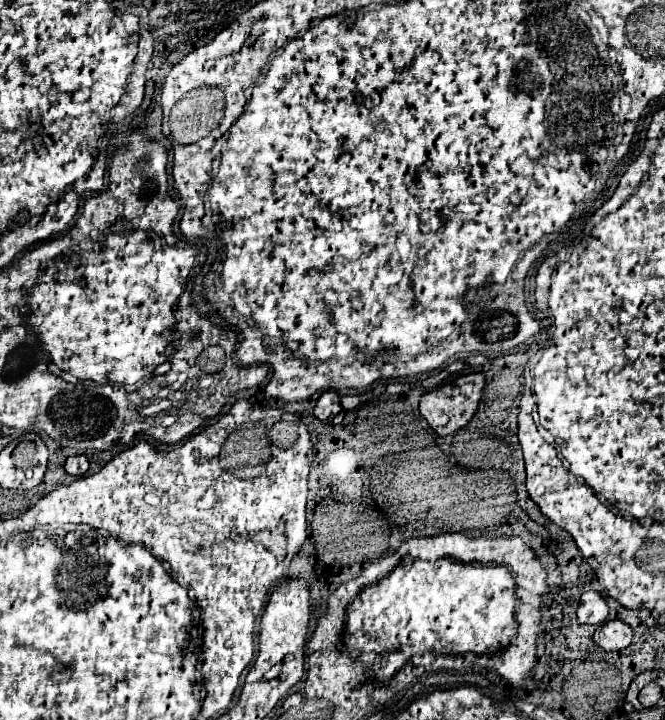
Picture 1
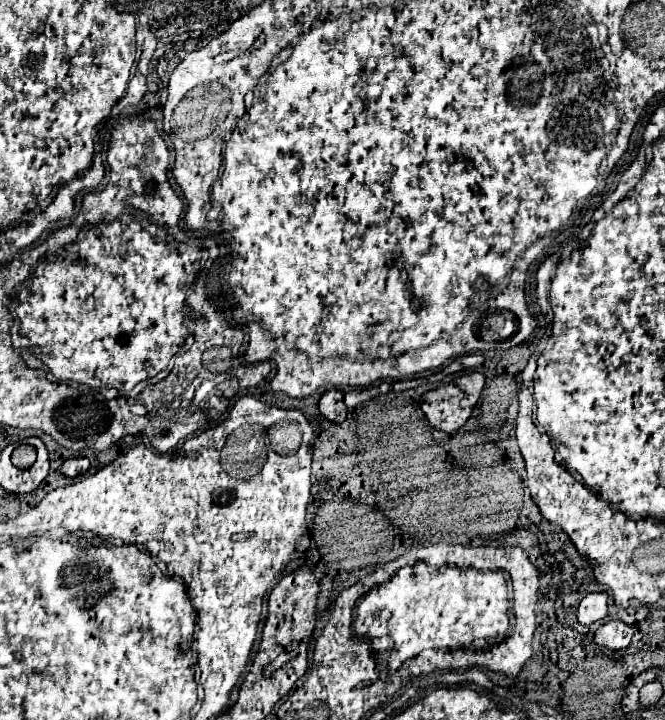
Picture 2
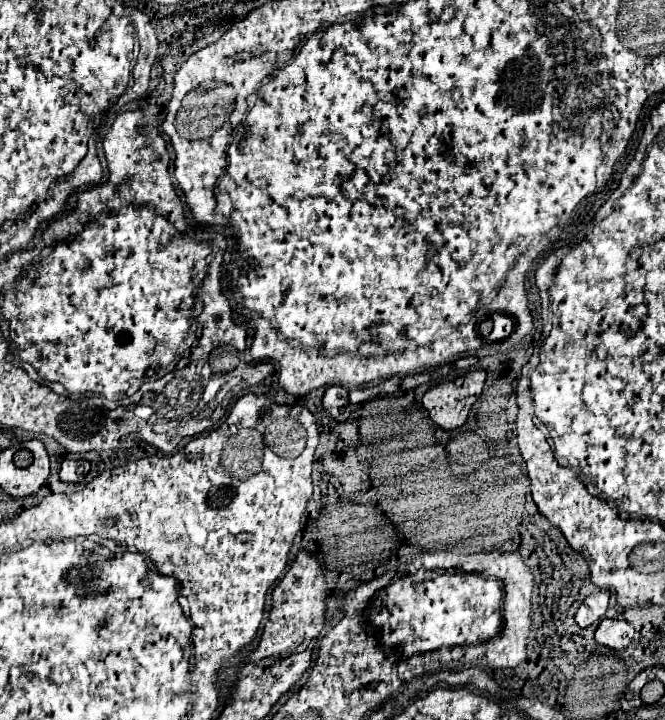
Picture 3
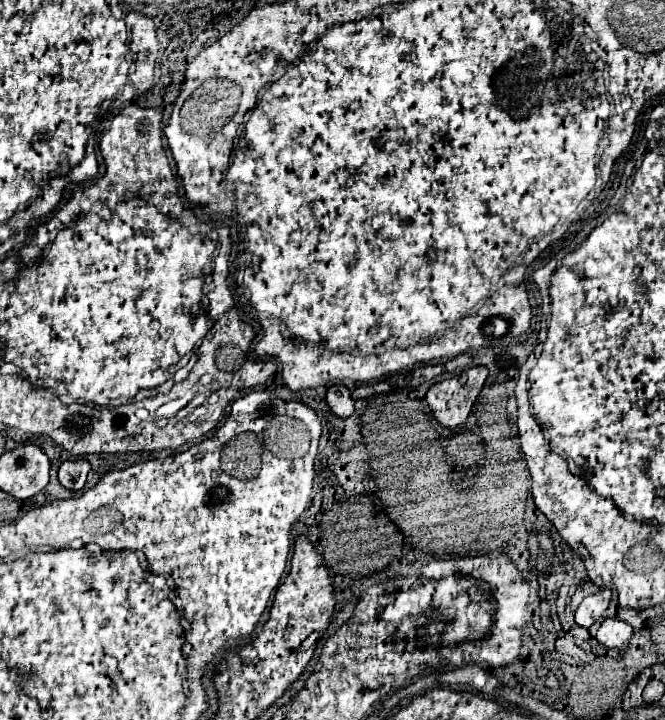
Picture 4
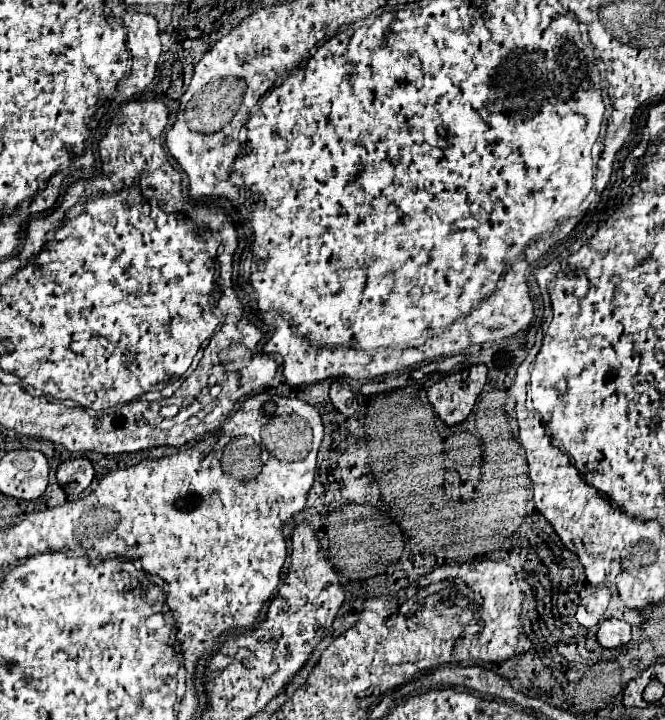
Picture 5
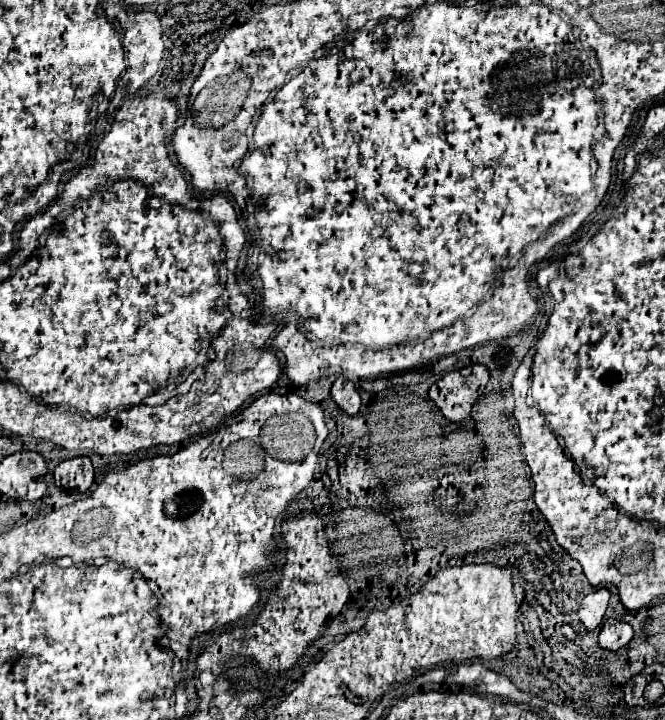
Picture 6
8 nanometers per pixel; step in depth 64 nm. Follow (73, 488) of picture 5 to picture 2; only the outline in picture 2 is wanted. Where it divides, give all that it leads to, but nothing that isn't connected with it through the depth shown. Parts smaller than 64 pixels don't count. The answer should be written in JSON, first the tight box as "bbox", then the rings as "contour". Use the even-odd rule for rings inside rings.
{"bbox":[62,458,90,478],"contour":[[[68,458],[68,460],[62,464],[62,474],[74,478],[74,476],[84,474],[84,472],[88,470],[88,466],[90,466],[88,458]]]}

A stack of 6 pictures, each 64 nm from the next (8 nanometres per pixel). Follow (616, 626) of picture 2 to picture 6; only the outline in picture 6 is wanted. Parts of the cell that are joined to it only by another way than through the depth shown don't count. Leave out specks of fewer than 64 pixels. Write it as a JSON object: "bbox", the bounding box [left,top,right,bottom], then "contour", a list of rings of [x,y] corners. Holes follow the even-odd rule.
{"bbox":[598,618,634,650],"contour":[[[608,618],[608,620],[604,620],[604,624],[600,628],[598,644],[606,650],[618,650],[618,648],[628,646],[632,636],[634,636],[634,632],[632,632],[632,626],[628,622]]]}

